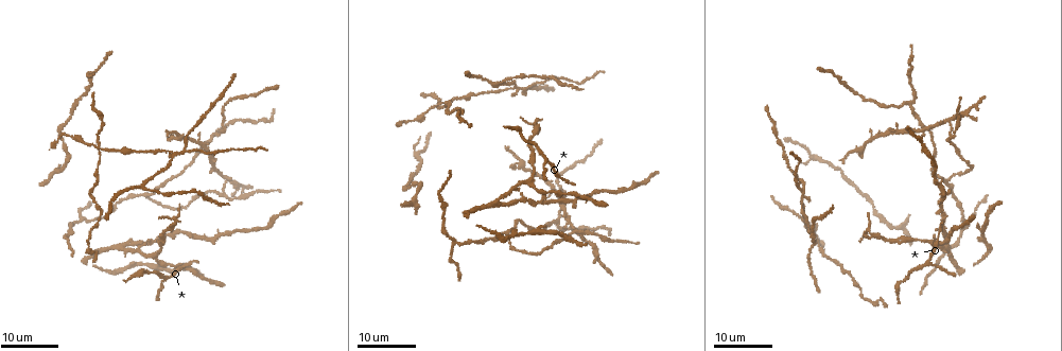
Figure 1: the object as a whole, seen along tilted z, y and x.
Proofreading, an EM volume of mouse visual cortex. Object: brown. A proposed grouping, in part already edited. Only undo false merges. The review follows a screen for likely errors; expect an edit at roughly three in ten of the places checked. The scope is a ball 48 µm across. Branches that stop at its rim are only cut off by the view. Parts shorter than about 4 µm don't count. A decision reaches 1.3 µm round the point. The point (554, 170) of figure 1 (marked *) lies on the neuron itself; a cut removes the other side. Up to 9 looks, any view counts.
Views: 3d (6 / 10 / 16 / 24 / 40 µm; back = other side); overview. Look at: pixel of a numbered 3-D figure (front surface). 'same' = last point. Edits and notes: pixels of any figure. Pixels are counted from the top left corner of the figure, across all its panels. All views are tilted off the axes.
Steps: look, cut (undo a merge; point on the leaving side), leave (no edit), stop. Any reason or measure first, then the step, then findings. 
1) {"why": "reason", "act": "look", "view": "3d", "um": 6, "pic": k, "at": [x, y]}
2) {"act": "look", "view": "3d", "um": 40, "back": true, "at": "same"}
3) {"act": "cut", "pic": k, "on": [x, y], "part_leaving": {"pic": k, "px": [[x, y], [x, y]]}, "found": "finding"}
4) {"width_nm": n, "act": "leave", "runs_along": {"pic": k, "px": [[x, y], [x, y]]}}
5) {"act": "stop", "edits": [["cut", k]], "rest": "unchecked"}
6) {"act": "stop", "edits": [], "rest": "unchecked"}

{"why": "two arms in line, one across", "act": "look", "view": "3d", "um": 24, "pic": 1, "at": [148, 254]}

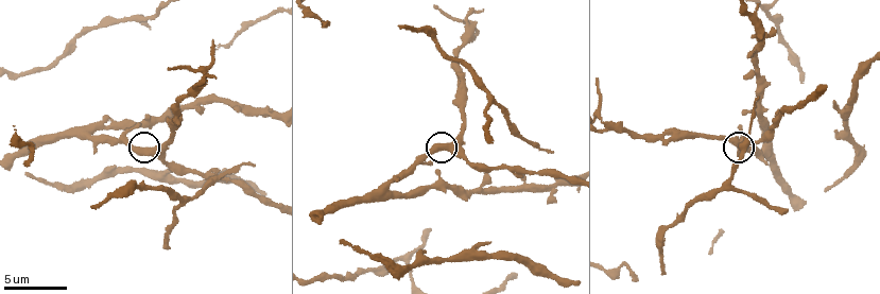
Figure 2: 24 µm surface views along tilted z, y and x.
{"why": "zoom in", "act": "look", "view": "3d", "um": 6, "pic": 2, "at": [147, 152]}

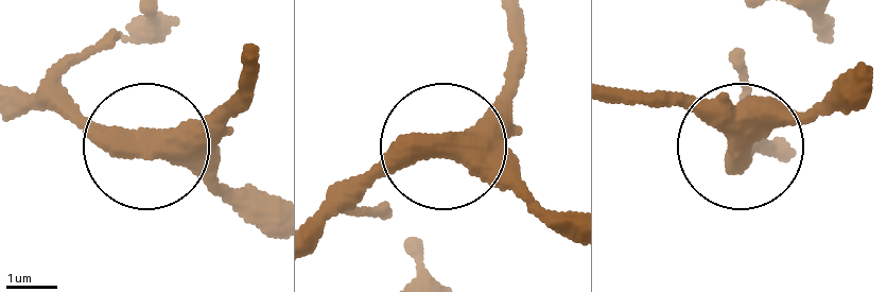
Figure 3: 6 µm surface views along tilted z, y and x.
{"arms": 3, "act": "leave", "runs_along": {"pic": 3, "px": [[273, 219], [226, 206], [150, 147], [246, 99]]}, "found": "one neuron here"}

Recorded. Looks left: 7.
{"why": "thin arm on a thick one", "act": "look", "view": "3d", "um": 16, "pic": 2, "at": [203, 73]}

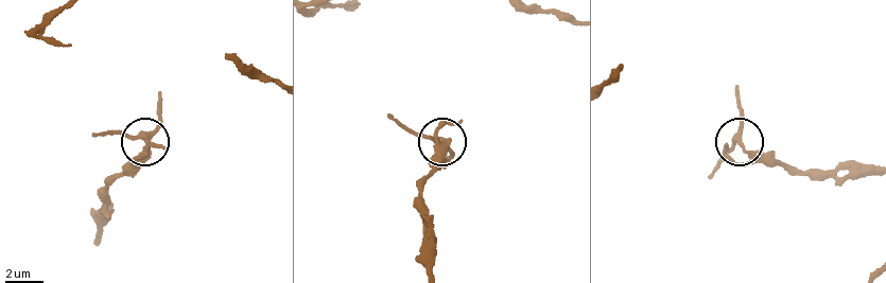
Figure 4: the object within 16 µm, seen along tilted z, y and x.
{"why": "other side", "act": "look", "view": "3d", "um": 16, "back": true, "pic": 4, "at": [149, 140]}

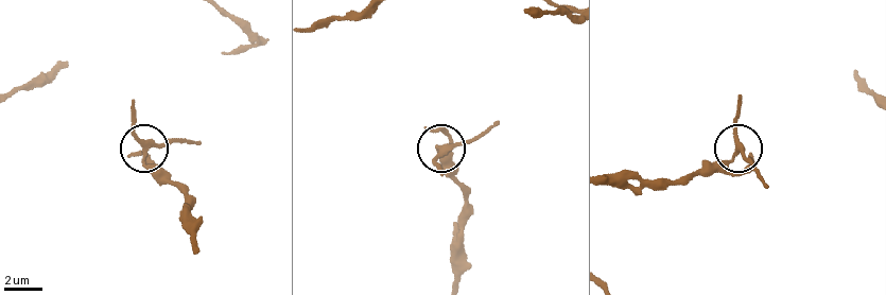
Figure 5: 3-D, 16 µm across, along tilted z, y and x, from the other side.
{"act": "cut", "pic": 5, "on": [163, 144], "part_leaving": {"pic": 5, "px": [[142, 160], [155, 145], [197, 140]]}, "found": "two neurons meet here"}

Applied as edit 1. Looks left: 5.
{"why": "see it whole again", "act": "look", "view": "overview"}

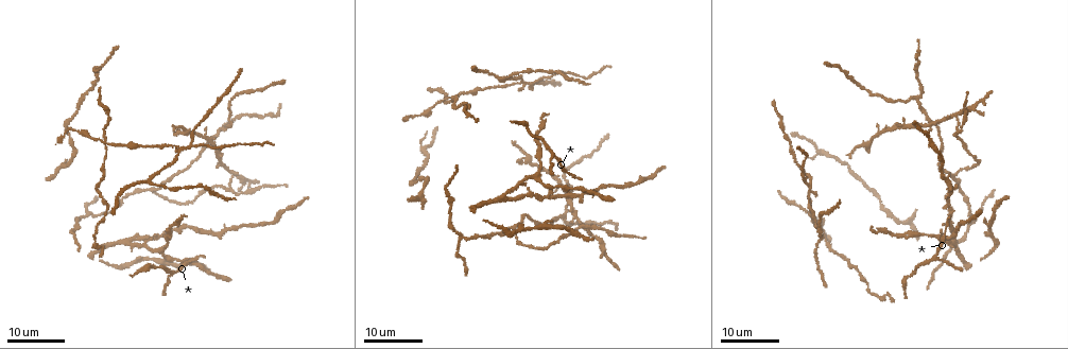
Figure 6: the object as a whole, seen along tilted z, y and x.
{"why": "three-way junction", "act": "look", "view": "3d", "um": 16, "pic": 6, "at": [500, 79]}

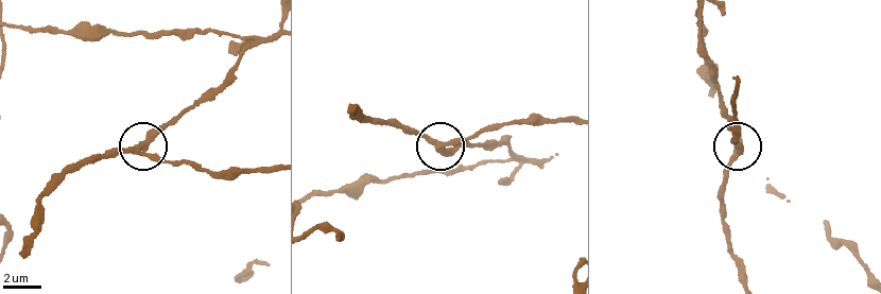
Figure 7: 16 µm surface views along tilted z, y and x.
{"act": "look", "view": "3d", "um": 6, "pic": 7, "at": [146, 153]}

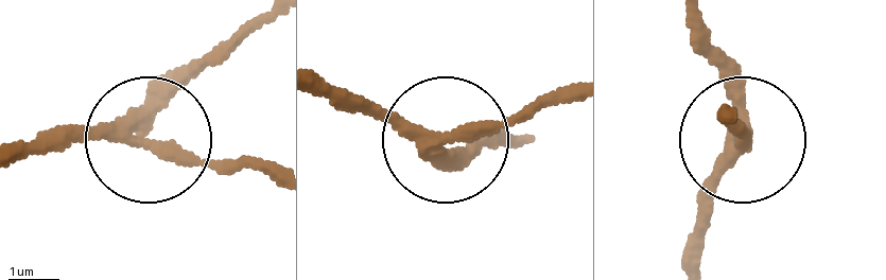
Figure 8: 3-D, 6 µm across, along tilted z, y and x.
{"side_arm_um": 10, "act": "leave", "runs_along": {"pic": 8, "px": [[259, 10], [140, 132], [39, 135]]}, "found": "one neuron here"}

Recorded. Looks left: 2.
{"why": "three-way junction", "act": "look", "view": "3d", "um": 16, "pic": 6, "at": [918, 97]}

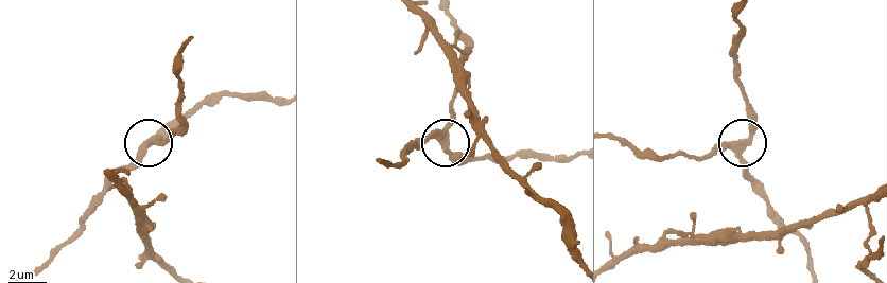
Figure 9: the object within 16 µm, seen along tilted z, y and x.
{"act": "look", "view": "3d", "um": 6, "pic": 9, "at": [447, 145]}

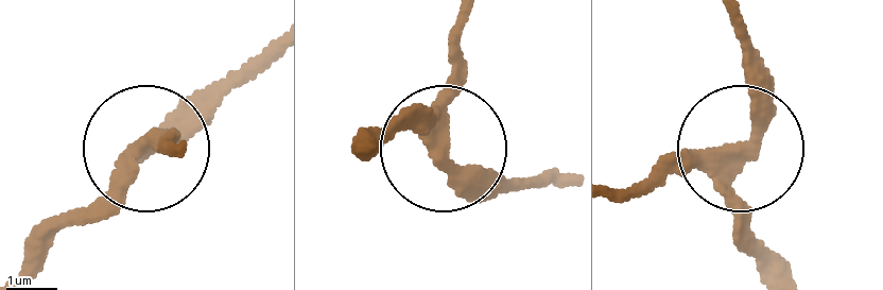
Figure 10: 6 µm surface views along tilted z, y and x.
{"width_nm": 300, "act": "leave", "runs_along": {"pic": 10, "px": [[24, 275], [130, 153], [224, 92]]}, "found": "one neuron here"}

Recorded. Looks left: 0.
{"act": "stop", "edits": [["cut", 5]], "rest": "unchecked"}

